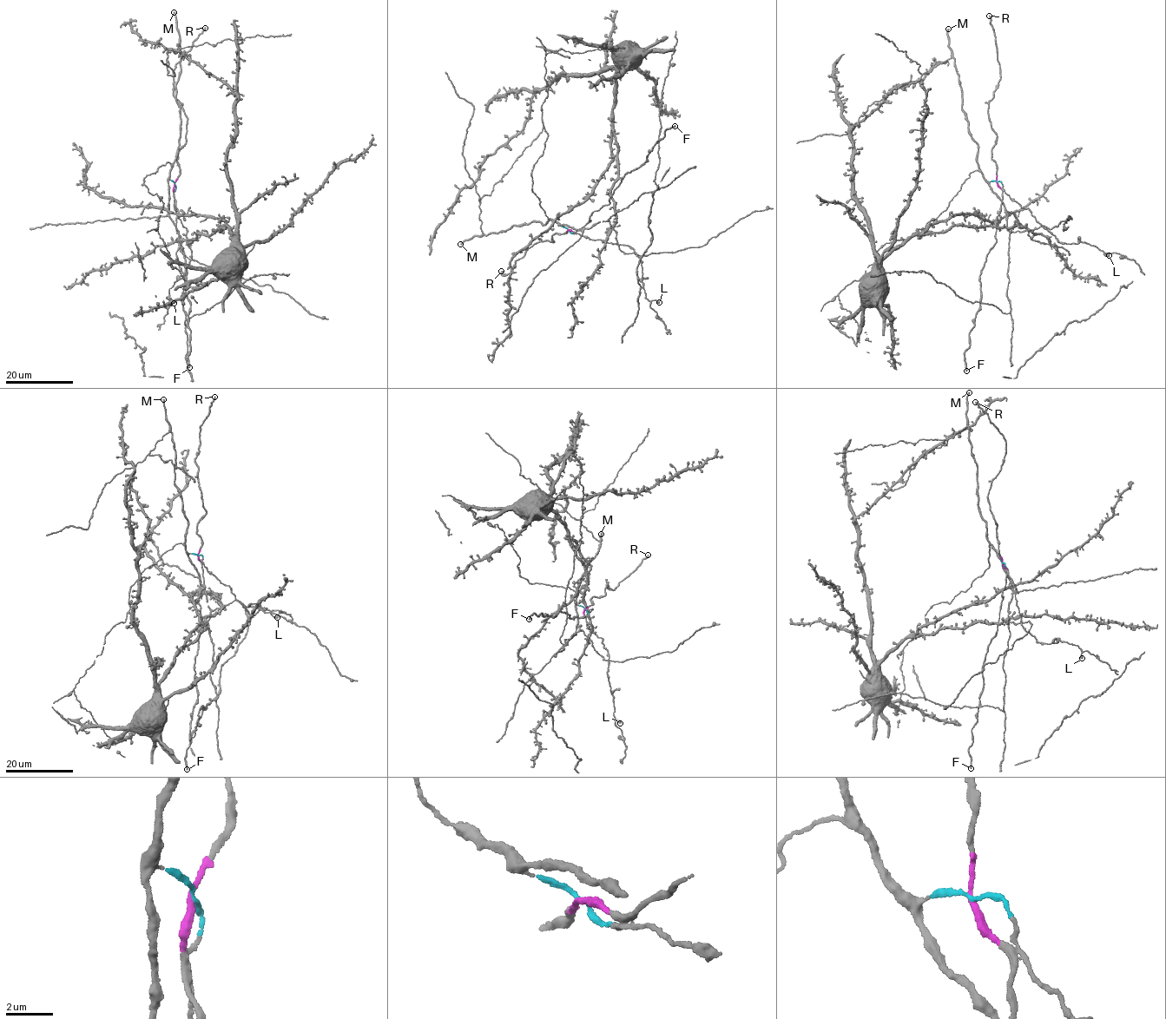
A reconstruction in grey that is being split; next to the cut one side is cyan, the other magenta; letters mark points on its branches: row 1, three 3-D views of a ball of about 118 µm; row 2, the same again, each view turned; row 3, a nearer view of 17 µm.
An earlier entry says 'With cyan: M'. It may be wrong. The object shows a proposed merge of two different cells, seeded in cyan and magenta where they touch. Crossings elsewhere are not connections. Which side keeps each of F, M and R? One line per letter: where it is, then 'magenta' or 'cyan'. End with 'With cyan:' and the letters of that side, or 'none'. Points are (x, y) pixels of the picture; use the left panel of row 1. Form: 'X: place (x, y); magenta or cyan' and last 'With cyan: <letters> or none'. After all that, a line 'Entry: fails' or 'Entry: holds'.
F: place (189, 367); magenta
M: place (174, 12); cyan
R: place (205, 28); magenta
With cyan: M
Entry: holds

